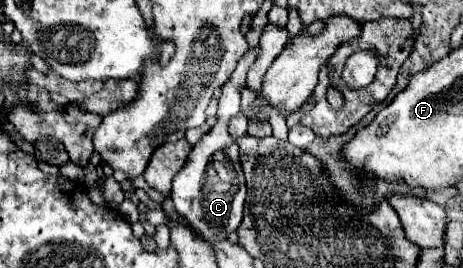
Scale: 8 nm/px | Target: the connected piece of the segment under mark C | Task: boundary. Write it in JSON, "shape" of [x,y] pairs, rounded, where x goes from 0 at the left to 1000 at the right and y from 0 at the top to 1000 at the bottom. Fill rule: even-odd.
{"shape":[[[562,172],[544,179],[544,201],[527,201],[514,231],[510,261],[492,291],[492,306],[479,321],[479,366],[467,425],[467,463],[449,500],[441,500],[419,545],[415,567],[402,590],[402,612],[393,619],[389,649],[376,657],[371,679],[371,754],[389,806],[397,806],[445,896],[471,903],[492,888],[497,866],[514,851],[523,828],[523,776],[531,739],[531,687],[527,687],[527,642],[518,612],[518,545],[510,515],[492,500],[492,455],[501,433],[518,418],[518,343],[531,328],[531,276],[540,246],[549,239],[553,209],[562,194]]]}

